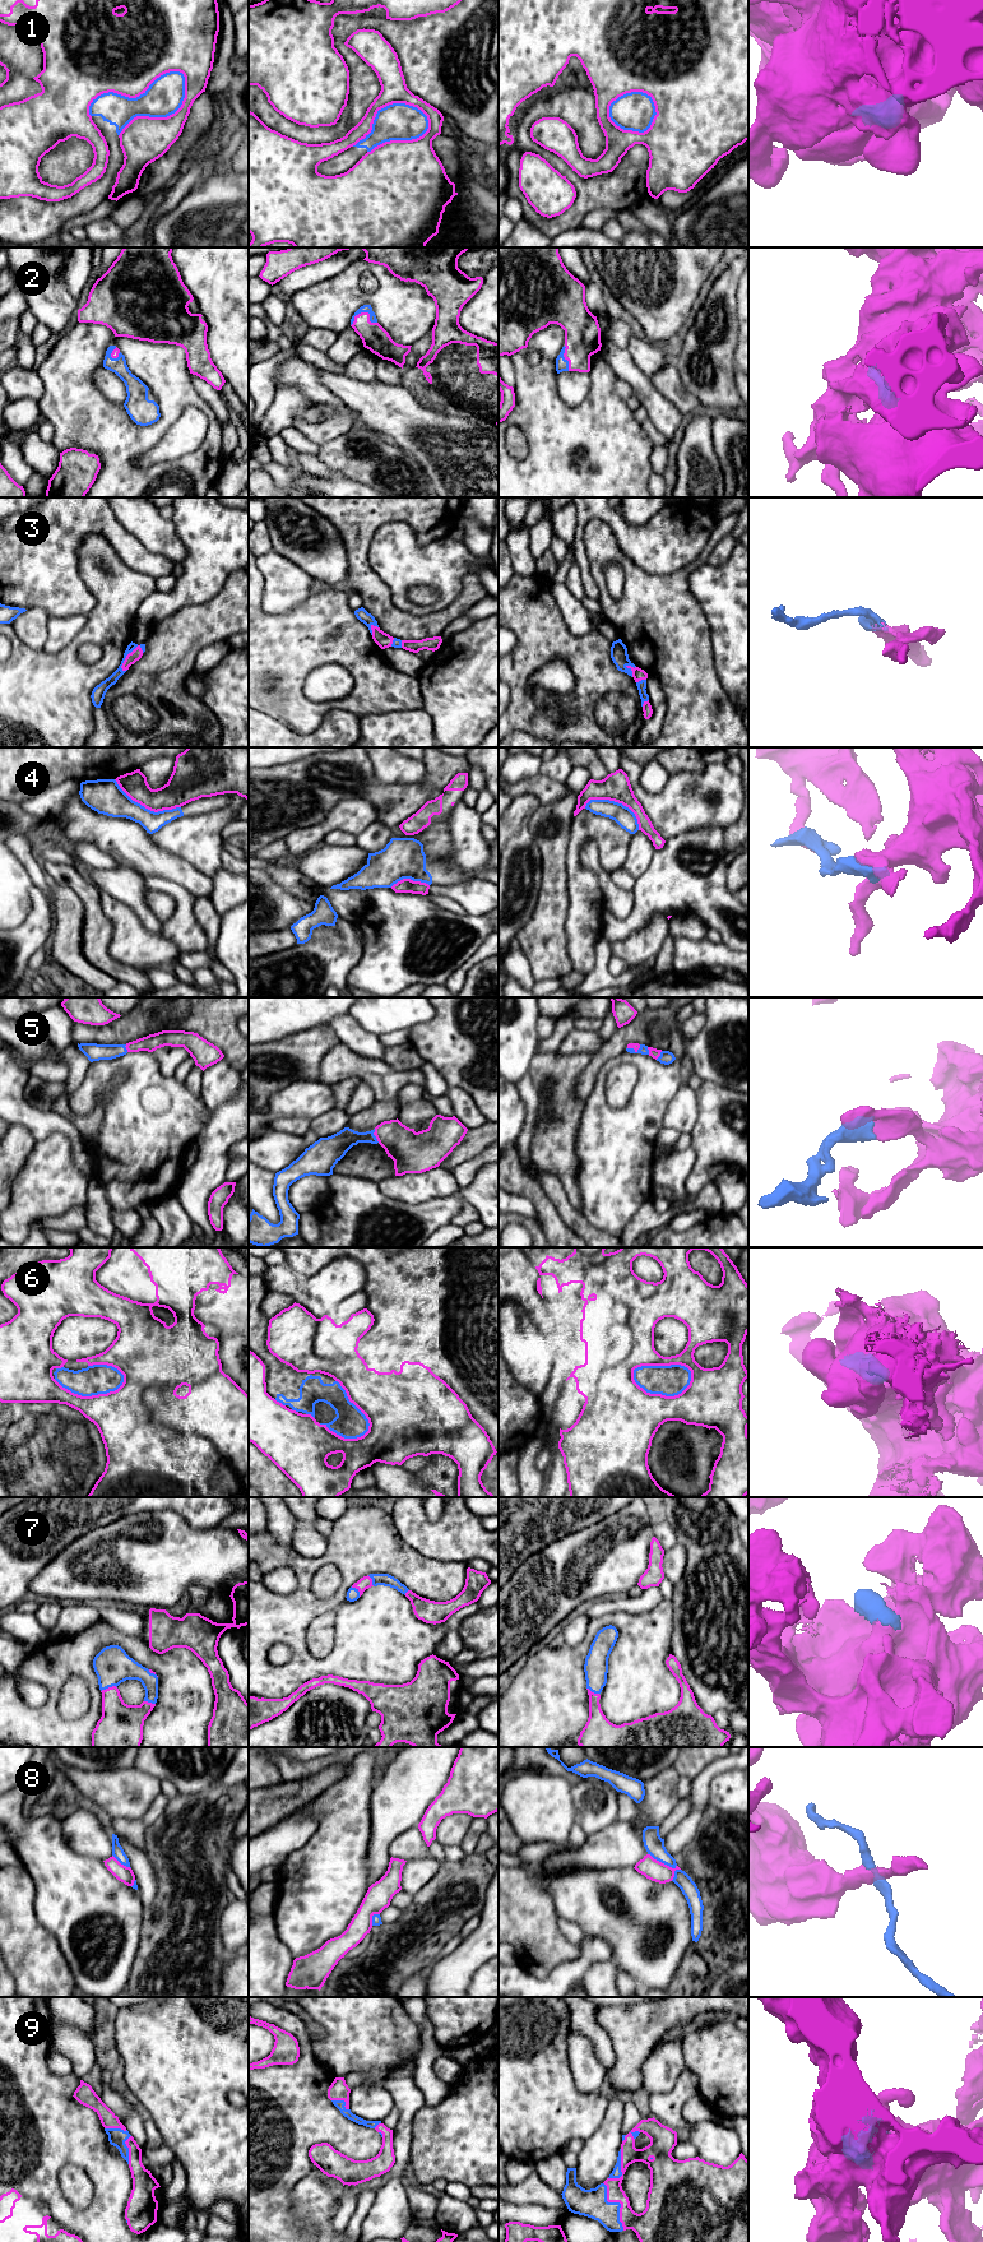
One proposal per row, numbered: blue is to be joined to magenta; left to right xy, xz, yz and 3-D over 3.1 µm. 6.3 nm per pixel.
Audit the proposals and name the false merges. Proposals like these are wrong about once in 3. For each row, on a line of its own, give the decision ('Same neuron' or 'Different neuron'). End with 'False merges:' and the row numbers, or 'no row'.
1: Different neuron
2: Same neuron
3: Same neuron
4: Different neuron
5: Same neuron
6: Different neuron
7: Same neuron
8: Different neuron
9: Same neuron
False merges: 1, 4, 6, 8

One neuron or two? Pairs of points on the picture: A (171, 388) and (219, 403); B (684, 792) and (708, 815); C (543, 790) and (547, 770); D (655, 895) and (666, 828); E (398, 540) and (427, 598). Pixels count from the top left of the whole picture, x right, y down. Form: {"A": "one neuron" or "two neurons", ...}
{"A": "two neurons", "B": "one neuron", "C": "two neurons", "D": "two neurons", "E": "two neurons"}

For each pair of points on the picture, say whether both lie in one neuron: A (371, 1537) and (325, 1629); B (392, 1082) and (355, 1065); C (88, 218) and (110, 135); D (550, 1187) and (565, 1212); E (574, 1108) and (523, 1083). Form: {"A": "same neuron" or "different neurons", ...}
{"A": "different neurons", "B": "same neuron", "C": "different neurons", "D": "same neuron", "E": "different neurons"}

